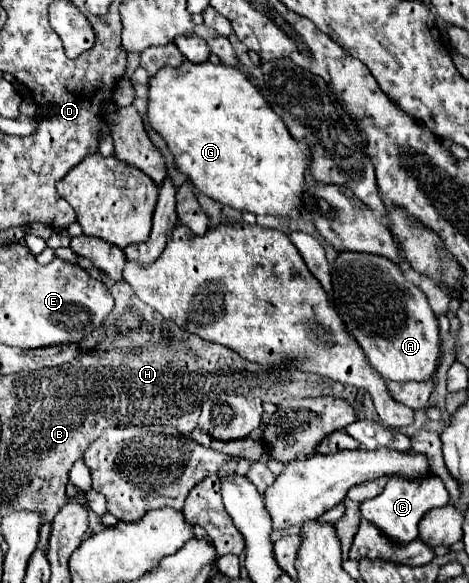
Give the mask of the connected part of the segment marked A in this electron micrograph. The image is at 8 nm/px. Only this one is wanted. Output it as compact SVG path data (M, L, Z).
M339 253L333 269L333 301L347 331L385 381L433 381L441 363L439 325L427 297L389 259L367 253Z

